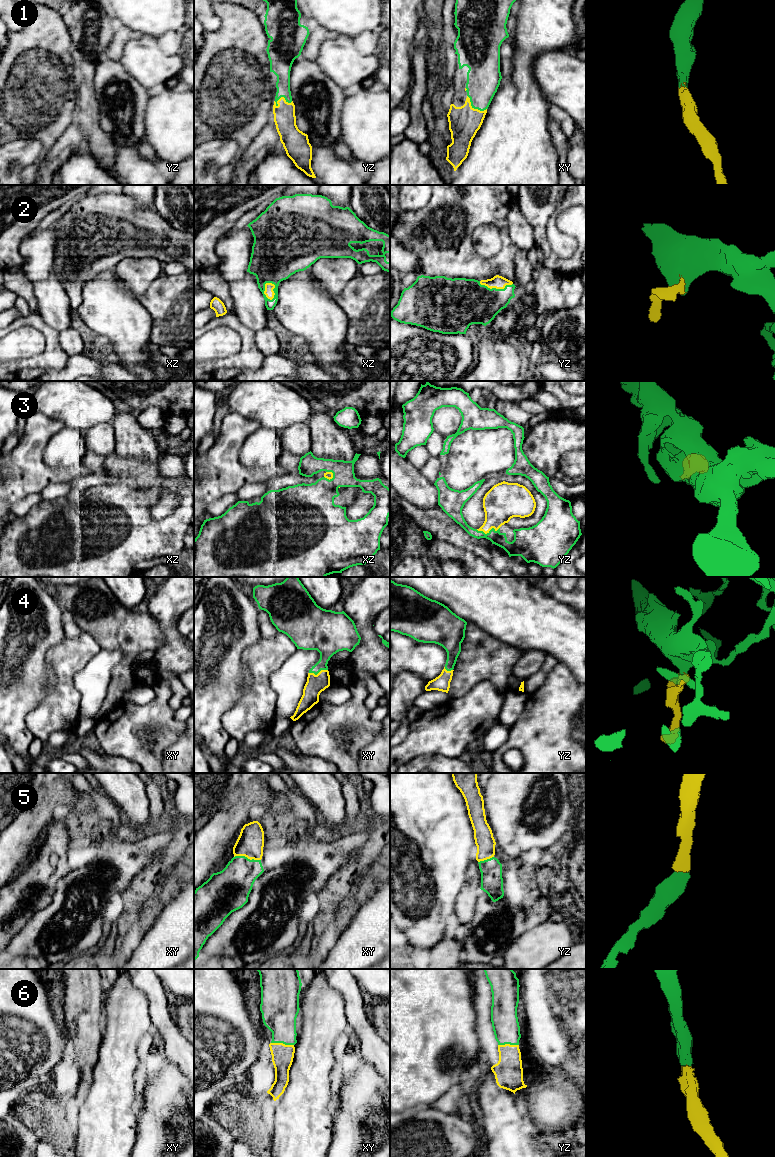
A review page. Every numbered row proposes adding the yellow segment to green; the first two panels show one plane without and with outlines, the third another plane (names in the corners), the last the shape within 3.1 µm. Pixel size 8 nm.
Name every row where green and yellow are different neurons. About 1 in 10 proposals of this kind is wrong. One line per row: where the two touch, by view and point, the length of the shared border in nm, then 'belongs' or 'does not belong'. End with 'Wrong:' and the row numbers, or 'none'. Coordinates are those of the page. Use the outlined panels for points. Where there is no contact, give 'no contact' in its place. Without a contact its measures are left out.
1: contact yz (283, 96); length 150 nm; belongs
2: contact xz (263, 292); length 160 nm; belongs
3: contact yz (487, 533); length 190 nm; belongs
4: contact xy (318, 672); length 160 nm; belongs
5: contact xy (246, 857); length 220 nm; belongs
6: contact xy (282, 1042); length 190 nm; belongs
Wrong: none

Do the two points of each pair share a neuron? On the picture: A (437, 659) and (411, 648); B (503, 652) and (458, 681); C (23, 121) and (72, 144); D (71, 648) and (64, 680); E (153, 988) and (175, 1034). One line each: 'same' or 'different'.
A: same
B: same
C: different
D: same
E: same

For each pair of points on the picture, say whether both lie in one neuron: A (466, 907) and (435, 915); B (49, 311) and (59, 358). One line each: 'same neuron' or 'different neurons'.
A: different neurons
B: different neurons

